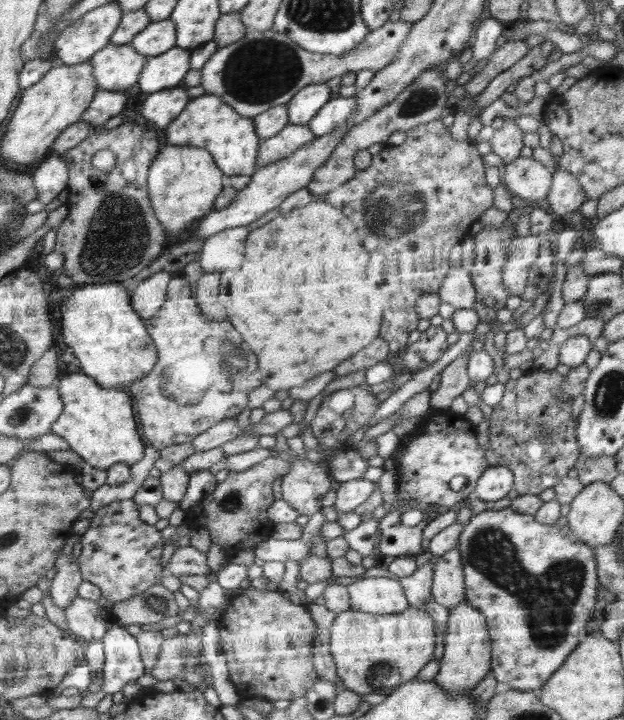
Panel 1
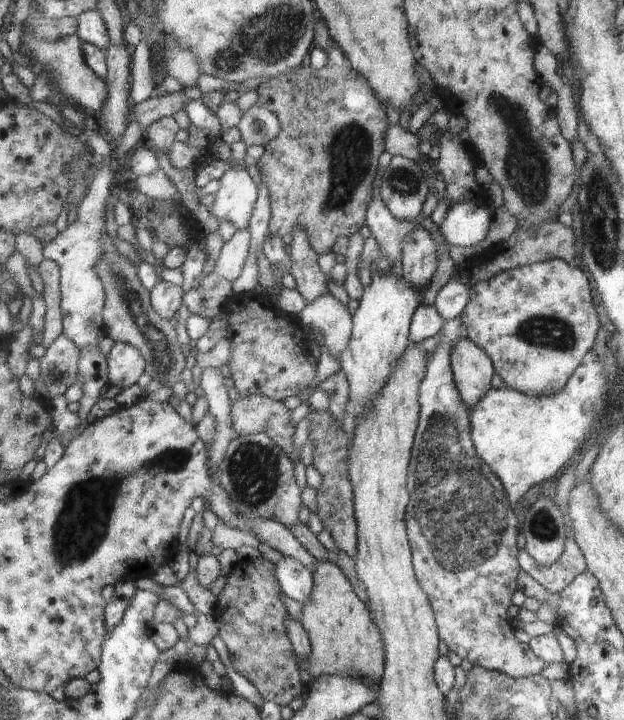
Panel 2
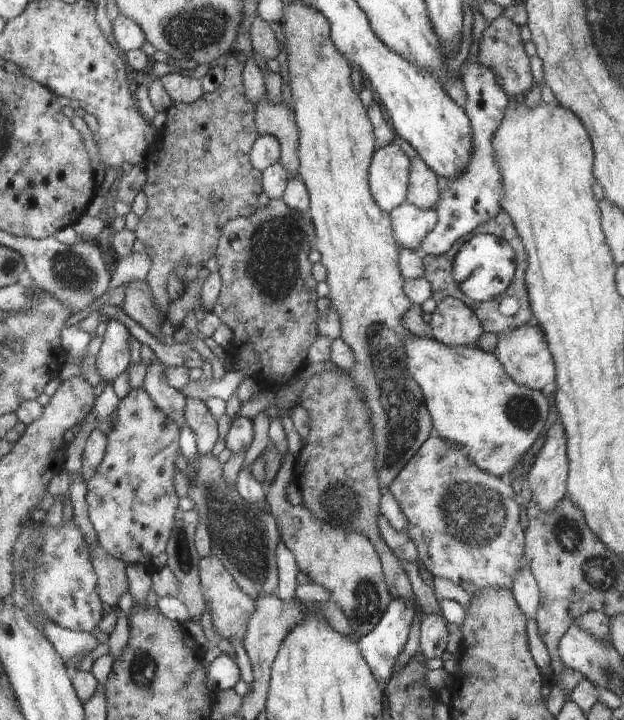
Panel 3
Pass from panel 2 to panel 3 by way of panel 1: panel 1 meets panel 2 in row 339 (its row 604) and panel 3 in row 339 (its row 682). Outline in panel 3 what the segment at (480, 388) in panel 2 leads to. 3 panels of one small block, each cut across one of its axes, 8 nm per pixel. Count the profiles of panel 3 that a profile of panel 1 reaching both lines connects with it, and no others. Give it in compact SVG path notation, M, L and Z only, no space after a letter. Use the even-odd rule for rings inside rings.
M443 298L432 313L430 334L449 347L458 345L477 346L477 340L484 333L480 320L474 311L460 299Z

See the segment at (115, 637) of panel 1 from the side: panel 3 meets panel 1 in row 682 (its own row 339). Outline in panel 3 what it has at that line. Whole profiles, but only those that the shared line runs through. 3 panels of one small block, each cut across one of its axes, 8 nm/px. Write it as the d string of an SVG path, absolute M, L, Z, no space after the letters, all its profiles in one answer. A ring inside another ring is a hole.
M110 319L104 325L102 345L99 349L96 366L101 379L112 384L114 379L126 371L131 363L129 349L130 333L125 325Z

